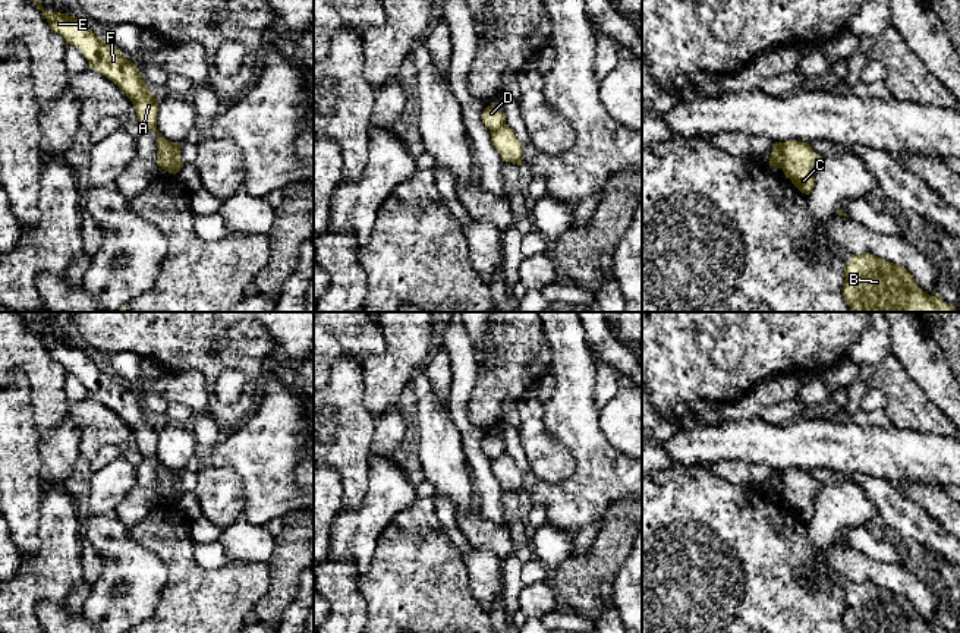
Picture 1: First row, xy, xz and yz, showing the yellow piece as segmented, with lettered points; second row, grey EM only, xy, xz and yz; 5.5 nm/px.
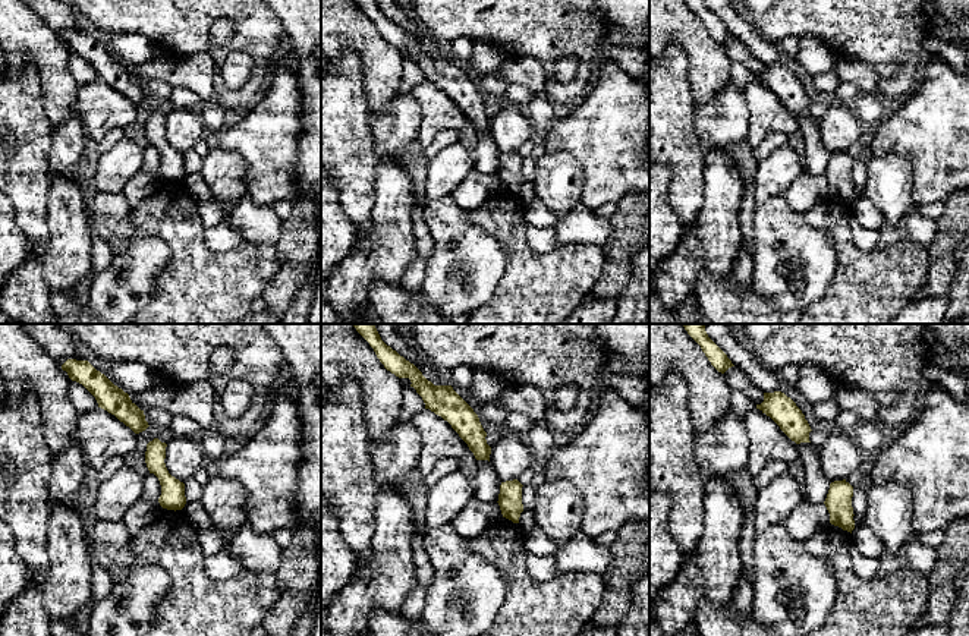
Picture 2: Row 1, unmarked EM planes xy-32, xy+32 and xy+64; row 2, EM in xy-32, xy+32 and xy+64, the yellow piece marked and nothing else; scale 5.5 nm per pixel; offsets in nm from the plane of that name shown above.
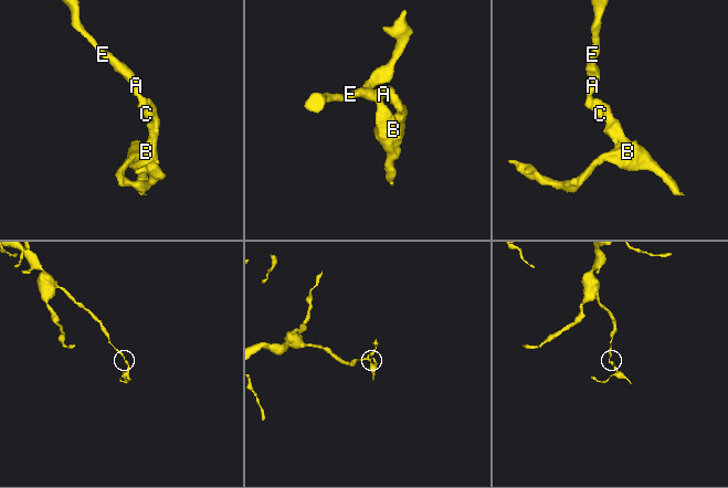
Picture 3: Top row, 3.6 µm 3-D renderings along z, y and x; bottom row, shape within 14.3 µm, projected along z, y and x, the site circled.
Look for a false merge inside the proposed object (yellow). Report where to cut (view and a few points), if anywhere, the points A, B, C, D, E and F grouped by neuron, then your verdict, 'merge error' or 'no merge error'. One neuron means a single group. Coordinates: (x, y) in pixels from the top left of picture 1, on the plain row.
xy (172, 471), (172, 494), (167, 498) | A D E F / B C | merge error

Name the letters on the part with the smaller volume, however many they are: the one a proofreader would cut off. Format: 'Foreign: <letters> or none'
Foreign: B, C

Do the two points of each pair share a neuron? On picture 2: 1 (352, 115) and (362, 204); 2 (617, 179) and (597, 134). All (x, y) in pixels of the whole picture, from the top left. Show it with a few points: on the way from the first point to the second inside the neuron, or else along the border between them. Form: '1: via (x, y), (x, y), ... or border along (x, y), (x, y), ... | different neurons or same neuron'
1: via (349, 137), (349, 156), (352, 158), (355, 182) | same neuron
2: via (613, 167), (613, 150), (609, 145) | same neuron

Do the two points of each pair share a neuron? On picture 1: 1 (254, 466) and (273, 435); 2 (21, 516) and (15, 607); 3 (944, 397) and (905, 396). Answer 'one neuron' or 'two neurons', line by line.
1: one neuron
2: two neurons
3: two neurons

